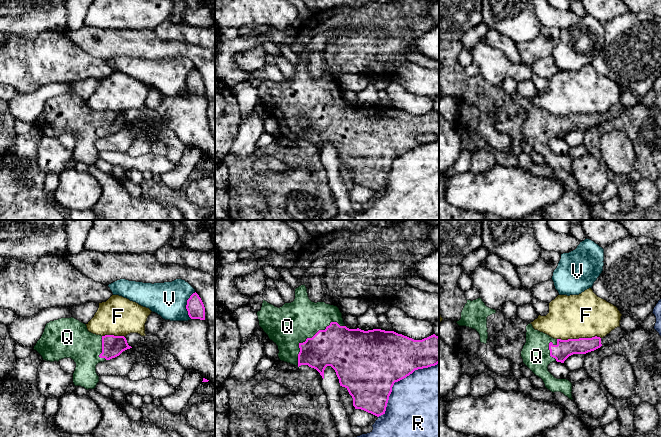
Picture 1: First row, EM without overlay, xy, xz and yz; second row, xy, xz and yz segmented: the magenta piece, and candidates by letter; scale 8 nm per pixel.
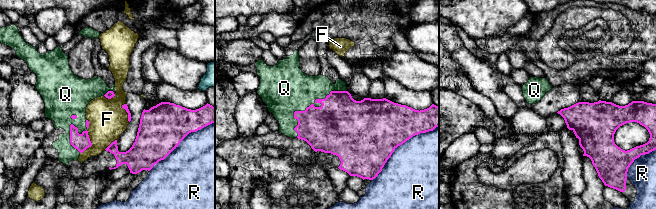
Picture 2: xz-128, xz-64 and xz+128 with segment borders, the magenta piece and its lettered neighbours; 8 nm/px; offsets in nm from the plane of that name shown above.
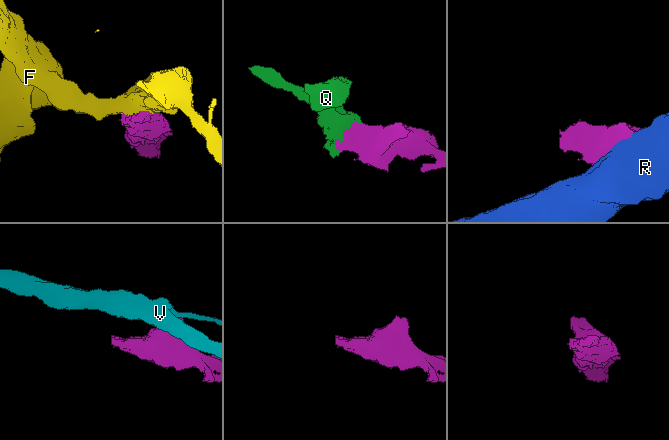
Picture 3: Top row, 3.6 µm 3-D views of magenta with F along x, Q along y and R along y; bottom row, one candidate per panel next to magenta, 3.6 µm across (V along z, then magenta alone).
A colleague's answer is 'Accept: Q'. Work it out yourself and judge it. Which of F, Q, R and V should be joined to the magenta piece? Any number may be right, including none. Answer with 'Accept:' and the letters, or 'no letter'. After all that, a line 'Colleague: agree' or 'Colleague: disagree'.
Accept: Q
Colleague: agree

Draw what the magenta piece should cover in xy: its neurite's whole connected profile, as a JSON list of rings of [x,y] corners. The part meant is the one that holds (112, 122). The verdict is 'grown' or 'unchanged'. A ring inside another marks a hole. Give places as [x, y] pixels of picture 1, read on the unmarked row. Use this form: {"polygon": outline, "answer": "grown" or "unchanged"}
{"polygon": [[[71,93],[47,99],[33,125],[50,138],[71,134],[76,139],[74,161],[88,166],[99,158],[96,141],[130,124],[124,112],[93,110],[86,100]]], "answer": "grown"}

